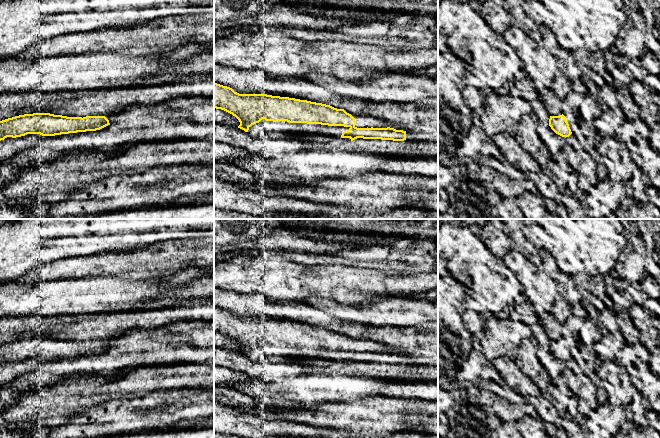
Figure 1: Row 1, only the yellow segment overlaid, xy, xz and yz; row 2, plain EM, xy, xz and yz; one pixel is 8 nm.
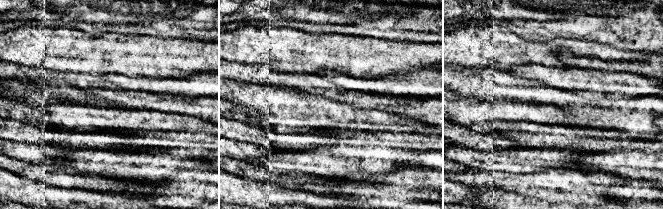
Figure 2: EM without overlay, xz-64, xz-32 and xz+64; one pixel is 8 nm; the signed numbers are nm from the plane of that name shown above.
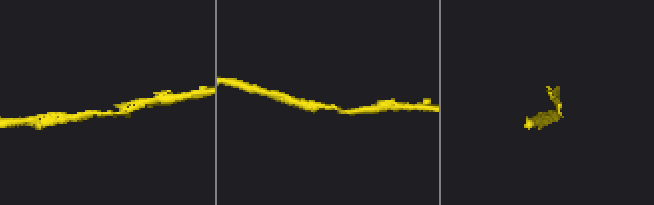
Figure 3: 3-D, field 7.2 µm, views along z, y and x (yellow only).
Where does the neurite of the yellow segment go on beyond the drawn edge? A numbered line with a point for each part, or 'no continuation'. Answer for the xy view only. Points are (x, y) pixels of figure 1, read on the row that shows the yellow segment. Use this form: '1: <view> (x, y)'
no continuation

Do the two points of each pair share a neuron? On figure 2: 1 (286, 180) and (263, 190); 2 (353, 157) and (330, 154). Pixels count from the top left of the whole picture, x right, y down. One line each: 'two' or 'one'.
1: two
2: one

